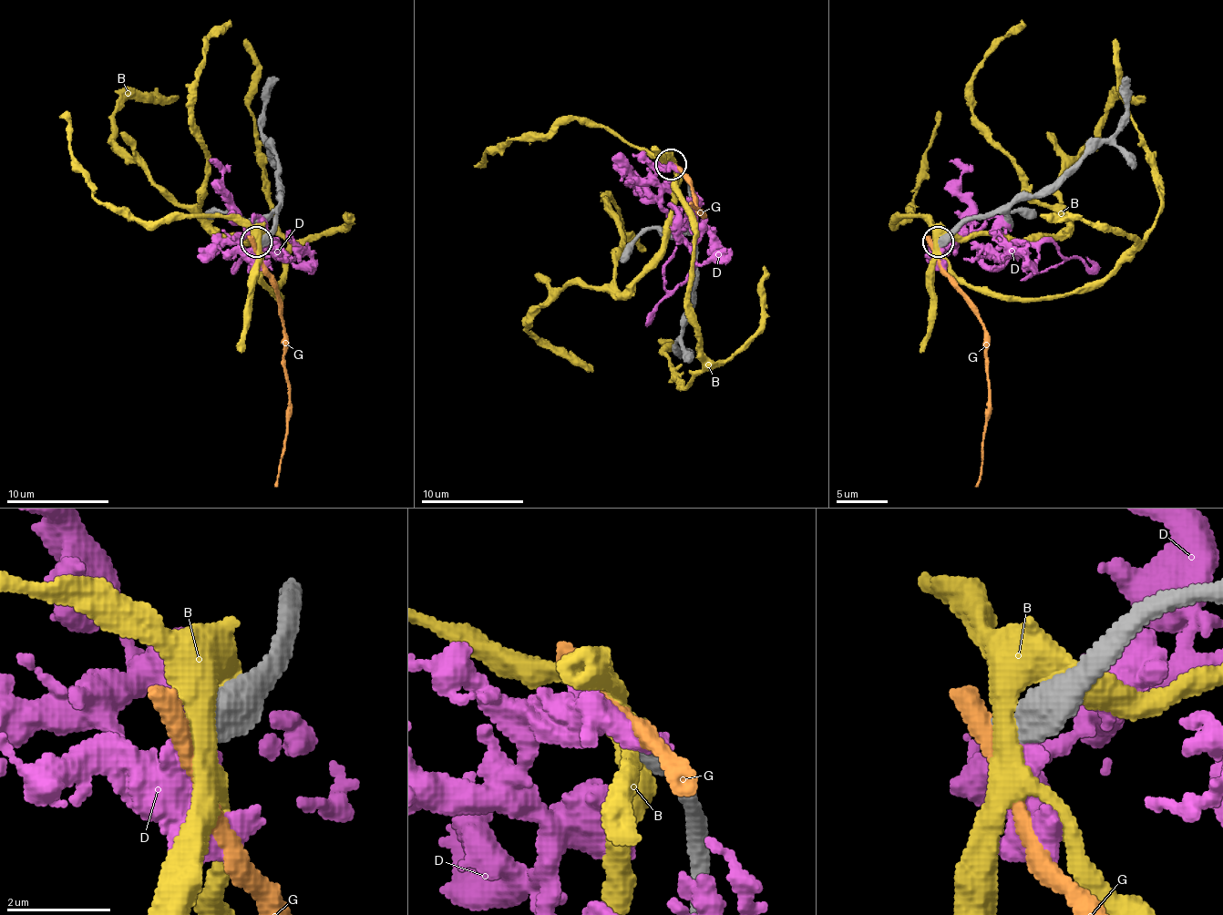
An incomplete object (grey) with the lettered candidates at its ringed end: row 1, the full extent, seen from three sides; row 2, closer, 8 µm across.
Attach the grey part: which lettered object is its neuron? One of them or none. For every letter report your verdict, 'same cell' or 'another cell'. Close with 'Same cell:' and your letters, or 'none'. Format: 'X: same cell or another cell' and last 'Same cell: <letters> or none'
B: another cell
D: another cell
G: another cell
Same cell: none

